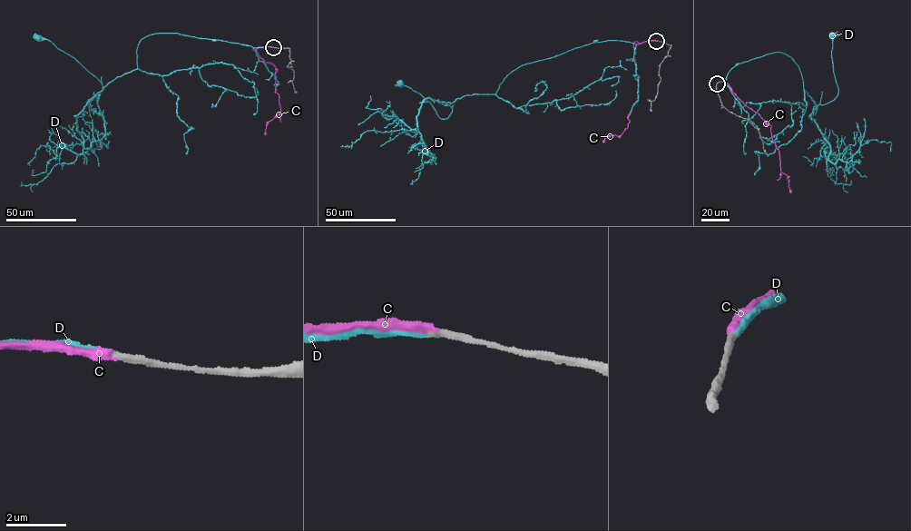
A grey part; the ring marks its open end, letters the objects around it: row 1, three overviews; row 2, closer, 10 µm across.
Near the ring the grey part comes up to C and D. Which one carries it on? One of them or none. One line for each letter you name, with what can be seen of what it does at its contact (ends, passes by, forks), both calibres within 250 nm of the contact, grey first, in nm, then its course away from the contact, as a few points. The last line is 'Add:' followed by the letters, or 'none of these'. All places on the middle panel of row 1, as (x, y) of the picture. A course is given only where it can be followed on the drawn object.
D: It ends there. Thickness 240 nm (grey) against 190 nm. Its course: (656, 41), (593, 42), (525, 63), (495, 94), (439, 102), (452, 110), (443, 119), (400, 83)
Add: D

